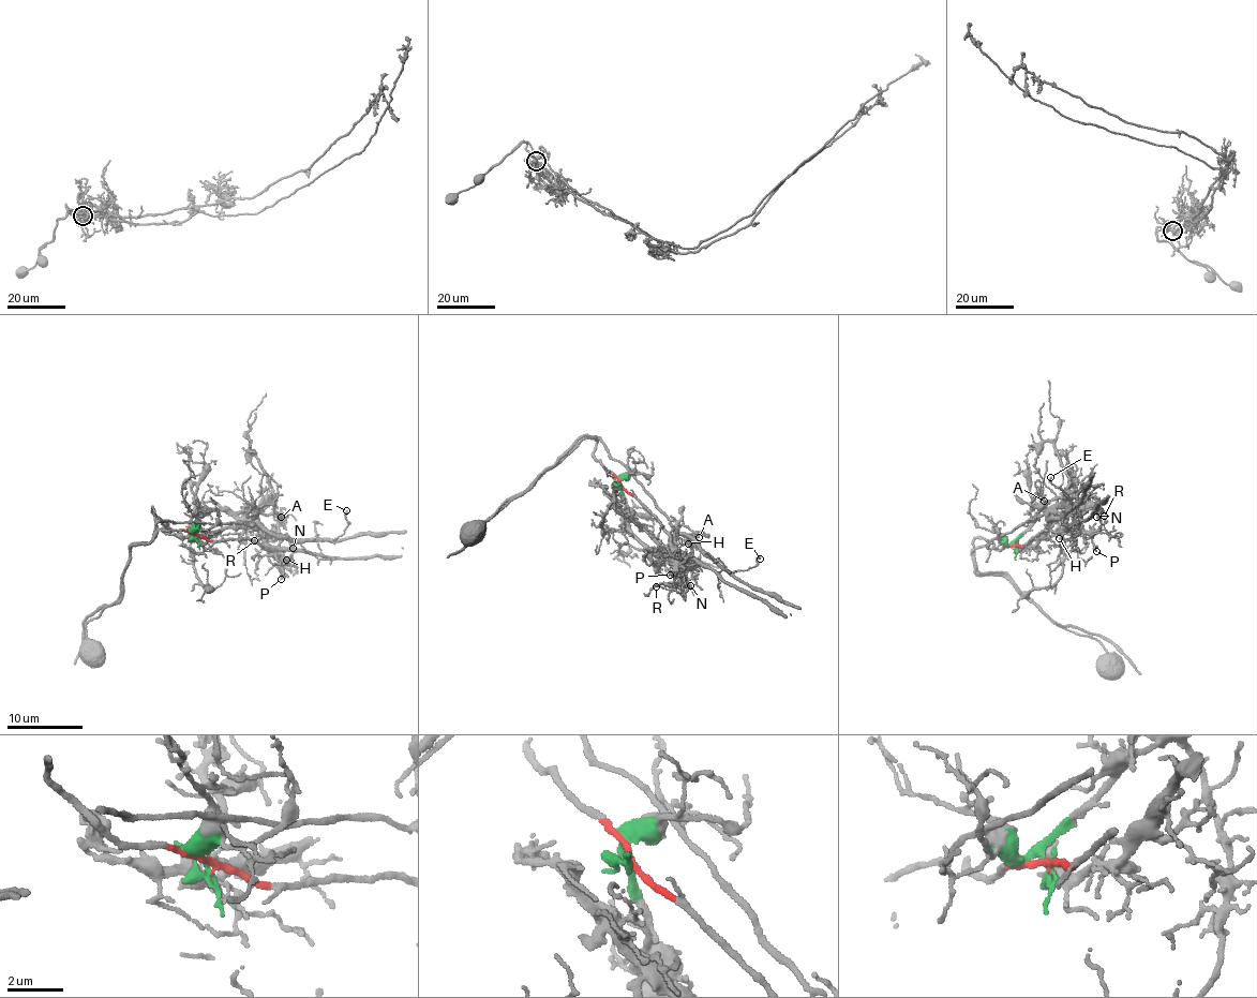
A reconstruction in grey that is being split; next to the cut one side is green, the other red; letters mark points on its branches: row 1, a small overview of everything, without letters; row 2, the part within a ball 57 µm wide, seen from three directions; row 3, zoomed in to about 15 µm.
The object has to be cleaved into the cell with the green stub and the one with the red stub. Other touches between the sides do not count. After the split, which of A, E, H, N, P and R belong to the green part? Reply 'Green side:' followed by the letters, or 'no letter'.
Green side: A, E

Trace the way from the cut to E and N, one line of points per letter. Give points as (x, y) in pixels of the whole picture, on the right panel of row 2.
E: (1015, 547), (1002, 536), (1004, 534), (1043, 515), (1049, 519), (1073, 506), (1050, 476)
N: (1015, 547), (1051, 530), (1095, 532), (1100, 525), (1097, 517)

